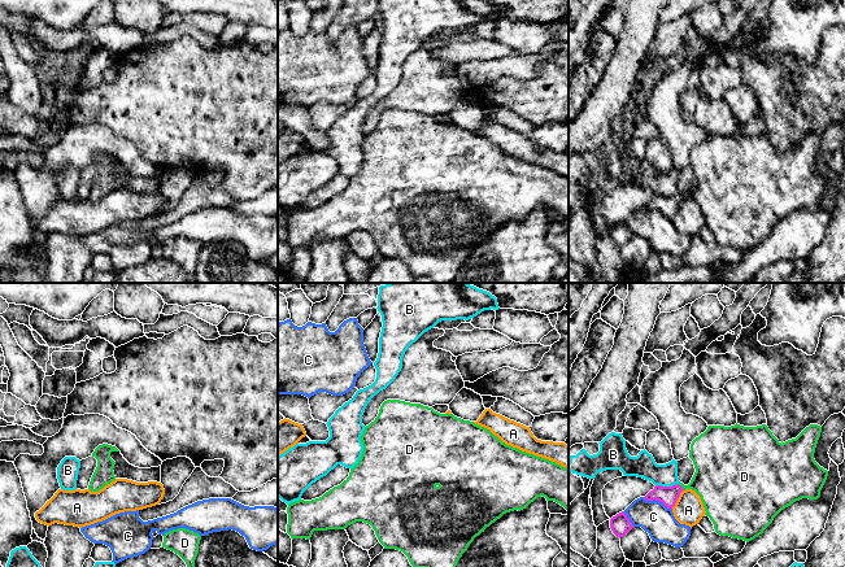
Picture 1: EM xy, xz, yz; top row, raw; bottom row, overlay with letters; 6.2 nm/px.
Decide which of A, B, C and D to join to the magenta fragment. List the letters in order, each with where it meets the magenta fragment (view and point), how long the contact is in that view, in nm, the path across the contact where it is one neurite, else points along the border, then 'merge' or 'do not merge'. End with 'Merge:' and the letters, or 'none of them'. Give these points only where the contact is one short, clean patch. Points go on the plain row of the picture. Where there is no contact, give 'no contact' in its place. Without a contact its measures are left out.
A: contact yz (676, 209); length 150 nm; border yz (683, 199), (671, 218); do not merge
B: contact yz (666, 196); length 140 nm; border yz (678, 192), (656, 195); do not merge
C: contact yz (657, 209); length 200 nm; do not merge
D: contact yz (680, 196); length 60 nm; way yz (669, 205), (680, 196), (719, 188); merge
Merge: D

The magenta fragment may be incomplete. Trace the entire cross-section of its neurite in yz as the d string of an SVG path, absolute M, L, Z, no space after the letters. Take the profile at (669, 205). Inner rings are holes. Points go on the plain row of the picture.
M766 134L709 135L691 153L689 167L696 178L691 192L655 195L644 208L659 210L672 219L680 202L692 199L701 206L705 224L710 227L718 244L749 252L762 244L774 227L793 211L820 206L828 186L828 180L814 169L820 141L820 135L810 134L796 148L781 153Z

